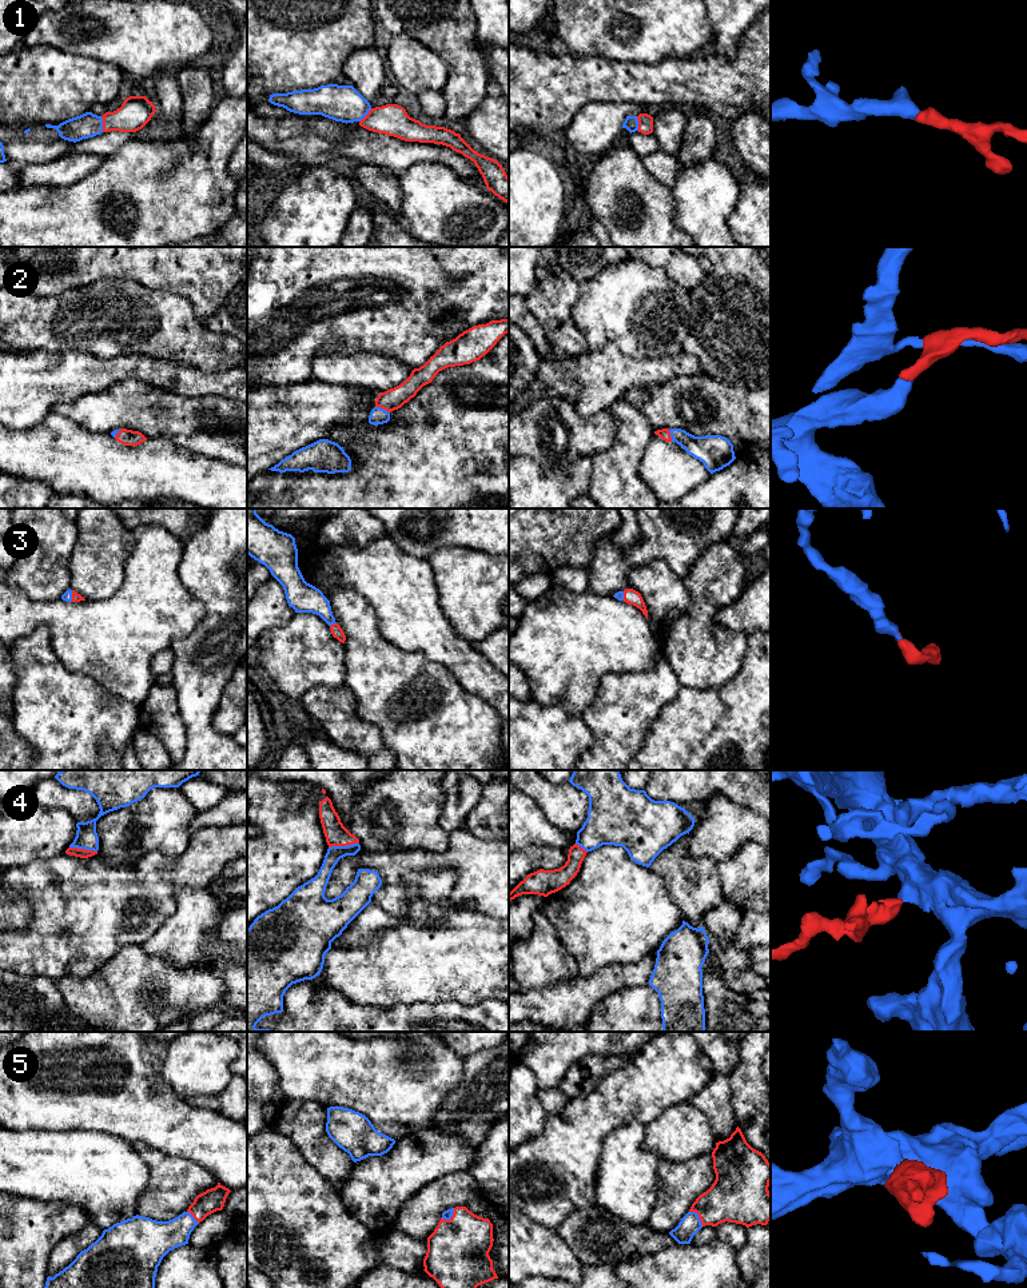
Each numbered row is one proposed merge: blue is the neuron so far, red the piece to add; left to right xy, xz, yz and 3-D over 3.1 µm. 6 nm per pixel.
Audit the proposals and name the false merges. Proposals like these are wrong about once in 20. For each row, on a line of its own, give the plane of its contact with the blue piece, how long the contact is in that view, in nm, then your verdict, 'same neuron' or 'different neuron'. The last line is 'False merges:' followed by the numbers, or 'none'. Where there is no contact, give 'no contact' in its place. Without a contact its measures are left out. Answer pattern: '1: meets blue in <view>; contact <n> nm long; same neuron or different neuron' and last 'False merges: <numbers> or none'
1: meets blue in xy; contact 100 nm long; same neuron
2: meets blue in xz; contact 100 nm long; same neuron
3: meets blue in xz; contact 50 nm long; same neuron
4: meets blue in xz; contact 190 nm long; same neuron
5: meets blue in yz; contact 130 nm long; same neuron
False merges: none

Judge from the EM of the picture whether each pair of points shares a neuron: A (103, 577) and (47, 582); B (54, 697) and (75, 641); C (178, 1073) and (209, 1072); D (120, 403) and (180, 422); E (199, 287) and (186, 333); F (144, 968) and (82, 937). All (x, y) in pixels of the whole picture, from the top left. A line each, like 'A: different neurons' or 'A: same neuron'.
A: different neurons
B: different neurons
C: same neuron
D: same neuron
E: different neurons
F: different neurons

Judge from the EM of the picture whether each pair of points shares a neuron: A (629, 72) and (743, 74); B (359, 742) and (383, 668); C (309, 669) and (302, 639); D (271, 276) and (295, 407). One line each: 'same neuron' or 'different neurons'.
A: same neuron
B: different neurons
C: same neuron
D: different neurons

